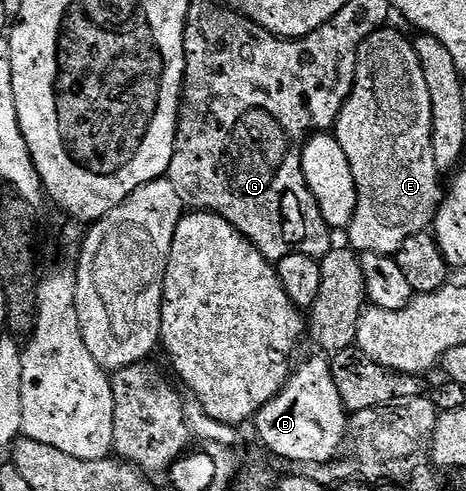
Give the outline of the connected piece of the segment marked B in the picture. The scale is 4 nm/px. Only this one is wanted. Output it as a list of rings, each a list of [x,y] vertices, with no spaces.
[[[316,355],[309,357],[301,366],[294,368],[285,380],[285,386],[282,387],[267,403],[258,411],[255,418],[257,425],[257,437],[274,453],[277,457],[282,457],[285,461],[298,461],[301,465],[308,467],[320,467],[338,460],[340,451],[347,441],[349,431],[350,414],[345,408],[343,399],[339,399],[339,387],[335,387],[335,379],[329,370],[330,358],[325,355]]]

